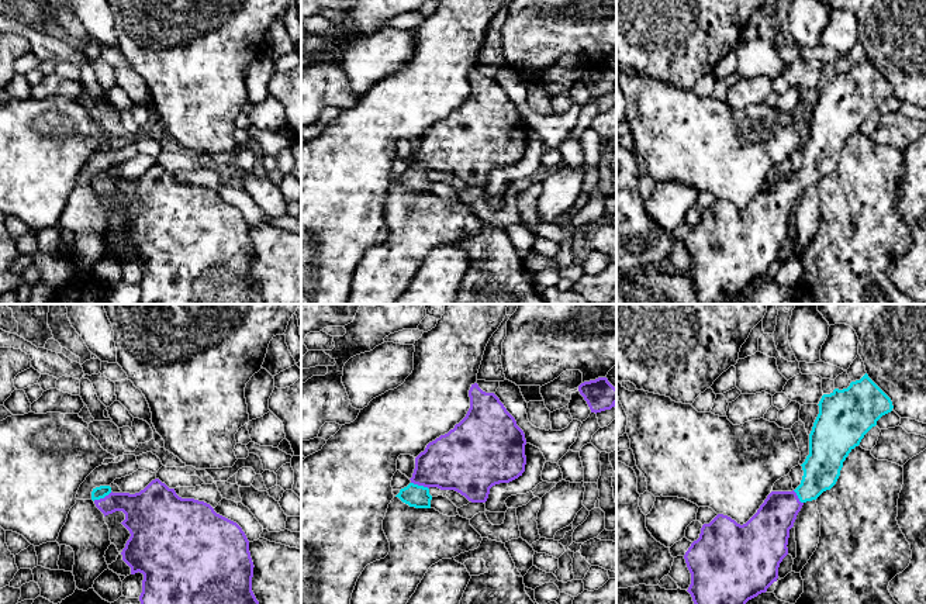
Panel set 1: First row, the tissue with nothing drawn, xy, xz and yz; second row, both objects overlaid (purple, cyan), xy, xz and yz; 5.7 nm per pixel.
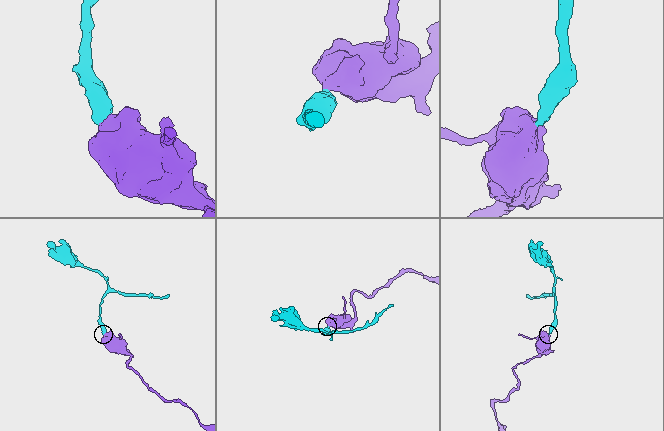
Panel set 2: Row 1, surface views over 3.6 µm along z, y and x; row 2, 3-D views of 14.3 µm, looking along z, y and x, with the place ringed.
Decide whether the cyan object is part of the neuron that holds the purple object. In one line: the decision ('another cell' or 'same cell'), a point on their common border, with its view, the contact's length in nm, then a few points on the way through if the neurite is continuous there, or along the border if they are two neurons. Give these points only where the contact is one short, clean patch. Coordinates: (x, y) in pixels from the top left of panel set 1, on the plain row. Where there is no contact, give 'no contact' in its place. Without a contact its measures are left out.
same cell | xy (102, 183) | 120 nm | across xy (144, 194), (124, 186), (102, 183), (97, 178)

